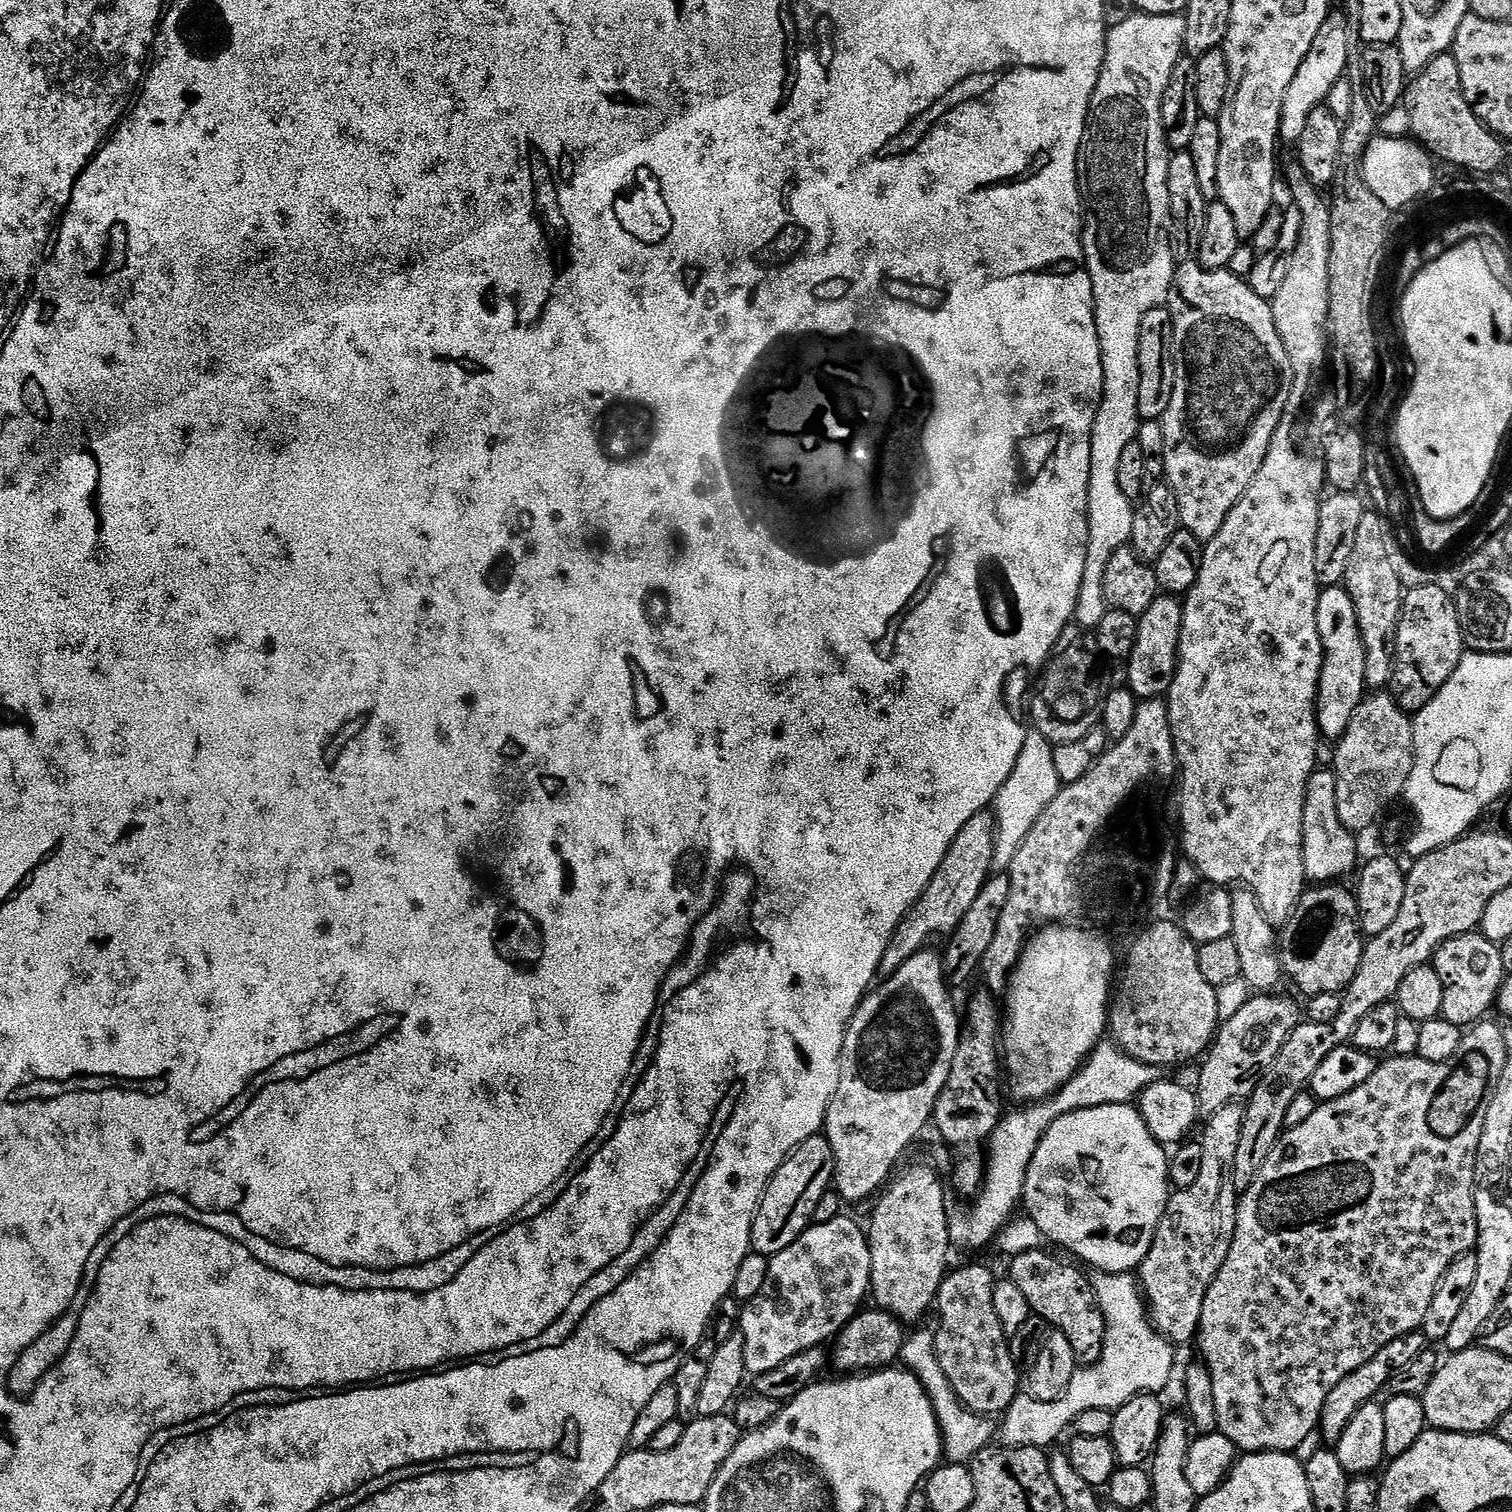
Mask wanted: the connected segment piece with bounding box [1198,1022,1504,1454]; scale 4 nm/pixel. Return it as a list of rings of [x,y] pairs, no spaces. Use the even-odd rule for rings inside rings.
[[[1480,1022],[1469,1027],[1464,1041],[1458,1046],[1458,1054],[1454,1054],[1454,1058],[1446,1058],[1446,1062],[1426,1062],[1417,1055],[1393,1055],[1392,1060],[1386,1061],[1385,1064],[1384,1061],[1377,1063],[1374,1074],[1370,1074],[1370,1078],[1366,1078],[1366,1082],[1362,1082],[1362,1086],[1354,1086],[1354,1090],[1350,1090],[1350,1094],[1342,1094],[1342,1098],[1317,1103],[1314,1114],[1310,1114],[1310,1118],[1306,1118],[1306,1122],[1302,1122],[1302,1126],[1289,1128],[1281,1135],[1280,1141],[1270,1154],[1270,1158],[1266,1158],[1266,1166],[1262,1166],[1262,1170],[1254,1178],[1254,1182],[1239,1197],[1236,1209],[1236,1229],[1230,1246],[1230,1254],[1226,1254],[1226,1262],[1222,1262],[1222,1270],[1218,1270],[1218,1274],[1206,1294],[1206,1302],[1202,1304],[1198,1345],[1200,1344],[1200,1352],[1204,1355],[1201,1356],[1202,1363],[1210,1370],[1210,1382],[1214,1382],[1214,1406],[1218,1406],[1219,1431],[1226,1434],[1226,1438],[1230,1438],[1230,1442],[1234,1442],[1234,1446],[1241,1453],[1287,1452],[1292,1454],[1297,1451],[1295,1448],[1302,1447],[1311,1438],[1312,1432],[1314,1436],[1320,1427],[1320,1415],[1322,1414],[1322,1406],[1326,1406],[1326,1394],[1330,1394],[1330,1390],[1334,1390],[1334,1386],[1338,1386],[1338,1382],[1342,1382],[1342,1378],[1346,1378],[1346,1374],[1354,1374],[1354,1370],[1358,1370],[1358,1366],[1366,1366],[1366,1362],[1370,1362],[1374,1358],[1374,1354],[1378,1354],[1378,1350],[1382,1350],[1382,1346],[1390,1346],[1390,1342],[1394,1342],[1406,1334],[1421,1331],[1424,1327],[1426,1309],[1434,1298],[1434,1290],[1438,1290],[1438,1282],[1442,1282],[1446,1270],[1459,1256],[1467,1256],[1475,1249],[1478,1238],[1478,1214],[1474,1210],[1478,1141],[1482,1138],[1482,1118],[1486,1118],[1486,1106],[1490,1106],[1490,1098],[1494,1098],[1494,1090],[1498,1086],[1498,1078],[1502,1075],[1502,1062],[1504,1061],[1504,1028],[1501,1025],[1488,1023]]]

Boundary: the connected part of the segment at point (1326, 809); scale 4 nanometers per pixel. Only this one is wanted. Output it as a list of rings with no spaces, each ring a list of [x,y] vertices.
[[[1317,770],[1312,773],[1310,782],[1306,786],[1306,802],[1304,803],[1304,875],[1313,885],[1319,886],[1321,884],[1331,884],[1333,882],[1343,881],[1343,876],[1348,876],[1357,871],[1358,863],[1356,864],[1356,859],[1359,858],[1360,852],[1356,849],[1357,837],[1353,832],[1349,830],[1346,826],[1342,826],[1342,818],[1338,818],[1338,790],[1336,789],[1336,773],[1335,771],[1328,770],[1328,772],[1323,772],[1323,770]]]

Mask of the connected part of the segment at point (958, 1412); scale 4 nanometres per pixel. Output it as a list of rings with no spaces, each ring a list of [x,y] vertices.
[[[917,1327],[907,1333],[904,1349],[900,1352],[899,1363],[922,1382],[926,1394],[936,1411],[936,1421],[940,1427],[940,1437],[944,1439],[944,1456],[954,1464],[968,1464],[994,1440],[994,1424],[987,1416],[971,1412],[954,1394],[942,1366],[936,1357],[936,1334],[931,1327]]]

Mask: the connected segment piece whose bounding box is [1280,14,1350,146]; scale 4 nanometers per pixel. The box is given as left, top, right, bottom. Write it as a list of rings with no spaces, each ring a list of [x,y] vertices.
[[[1330,14],[1326,22],[1318,30],[1318,38],[1314,38],[1314,46],[1310,54],[1298,66],[1298,74],[1294,74],[1294,82],[1290,82],[1290,90],[1286,90],[1286,98],[1282,102],[1282,118],[1280,119],[1280,140],[1295,145],[1302,138],[1302,130],[1306,130],[1306,121],[1316,108],[1327,101],[1330,90],[1339,80],[1345,79],[1348,68],[1348,42],[1349,21],[1343,15]]]

